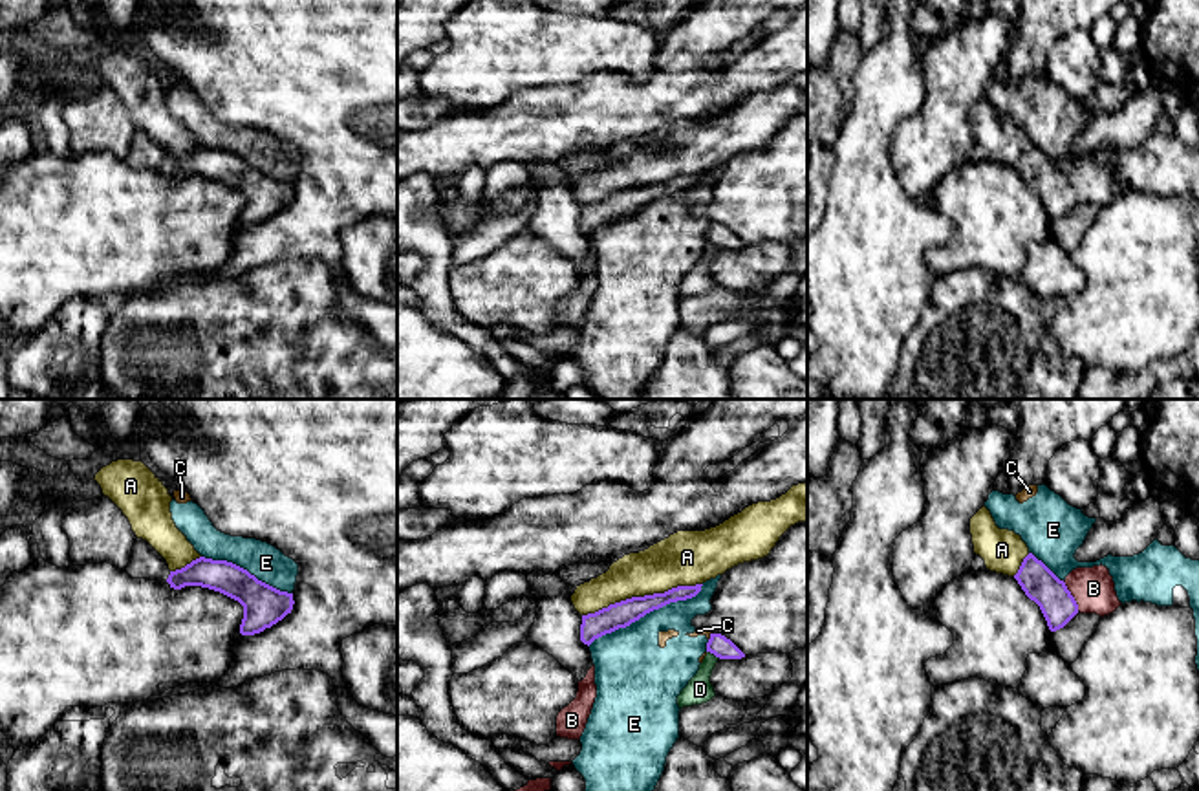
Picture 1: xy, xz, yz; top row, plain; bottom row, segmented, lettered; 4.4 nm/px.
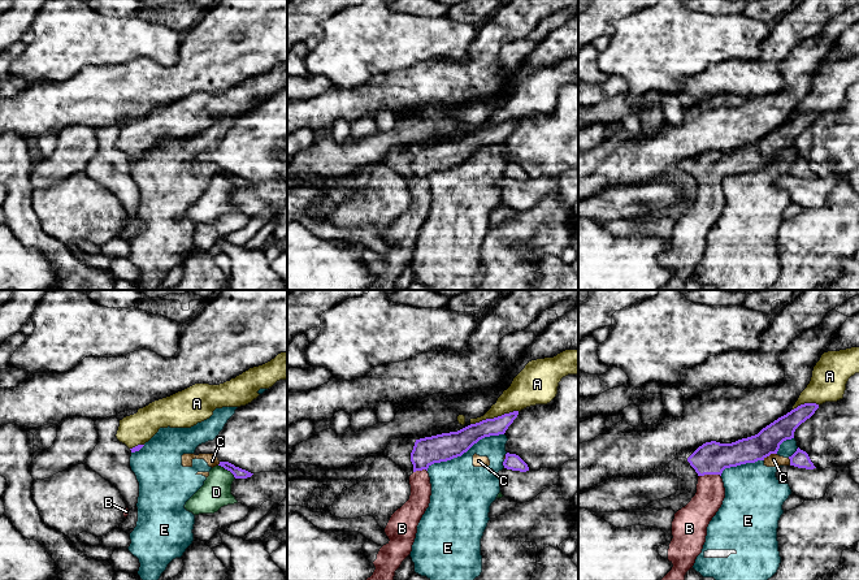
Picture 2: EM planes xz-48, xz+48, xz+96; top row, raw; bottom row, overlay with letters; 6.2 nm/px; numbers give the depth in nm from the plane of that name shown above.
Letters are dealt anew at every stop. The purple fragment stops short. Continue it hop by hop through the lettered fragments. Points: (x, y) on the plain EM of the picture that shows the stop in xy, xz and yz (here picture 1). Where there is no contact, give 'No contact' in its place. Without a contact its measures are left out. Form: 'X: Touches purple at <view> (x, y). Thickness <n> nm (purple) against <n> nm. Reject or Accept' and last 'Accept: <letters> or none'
A: Touches purple at xz (641, 187). Thickness 110 nm (purple) against 240 nm. Reject
B: Touches purple at yz (1071, 185). Thickness 160 nm (purple) against 190 nm. Accept
C: Touches purple at xz (711, 226). Thickness 90 nm (purple) against 30 nm. Reject
D: Touches purple at xz (714, 244). Thickness 90 nm (purple) against 120 nm. Reject
E: Touches purple at xz (647, 202). Thickness 110 nm (purple) against 320 nm. Reject
Accept: B

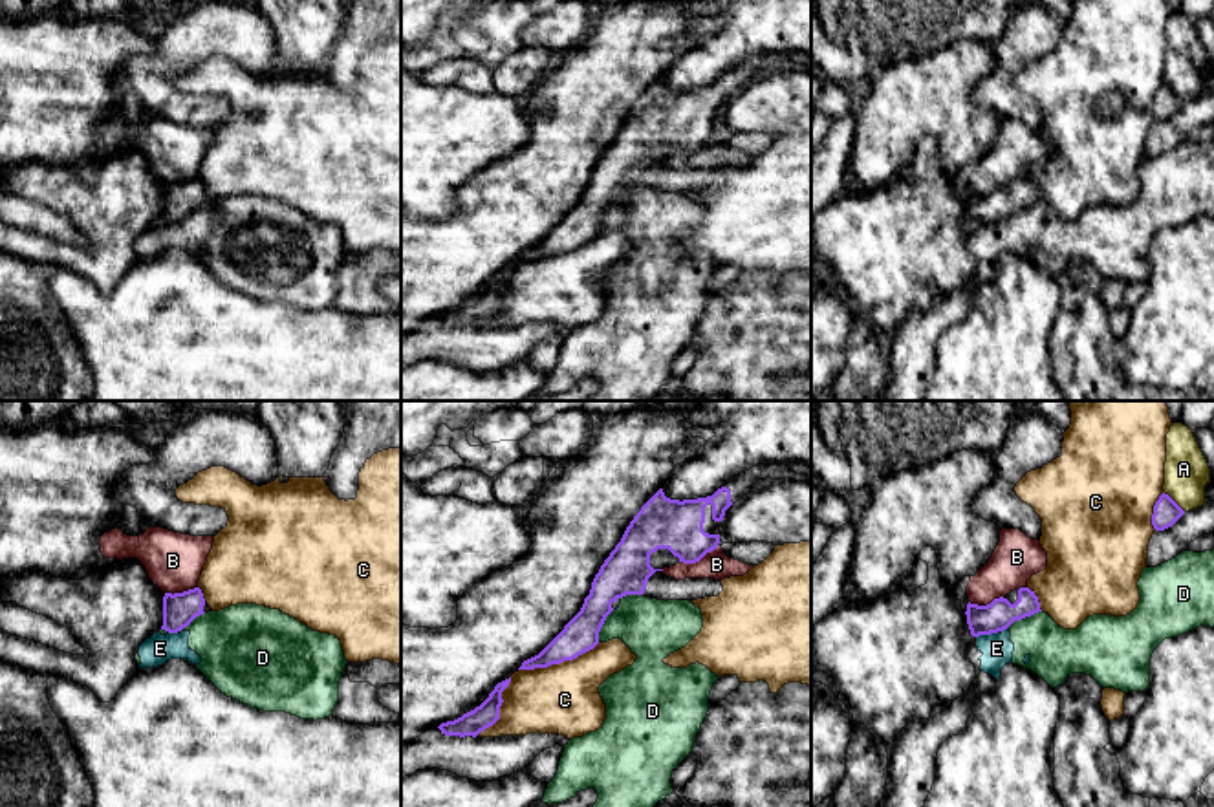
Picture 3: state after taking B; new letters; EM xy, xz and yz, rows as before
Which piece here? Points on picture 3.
A: Touches purple at yz (1172, 90). Thickness 110 nm (purple) against 200 nm. Reject
B: Touches purple at xz (698, 150). Thickness 220 nm (purple) against 120 nm. Reject
C: Touches purple at xz (559, 253). Thickness 160 nm (purple) against 320 nm. Reject
D: Touches purple at yz (1022, 207). Thickness 140 nm (purple) against 220 nm. Reject
E: Touches purple at yz (986, 224). Thickness 140 nm (purple) against 140 nm. Reject
Accept: none

